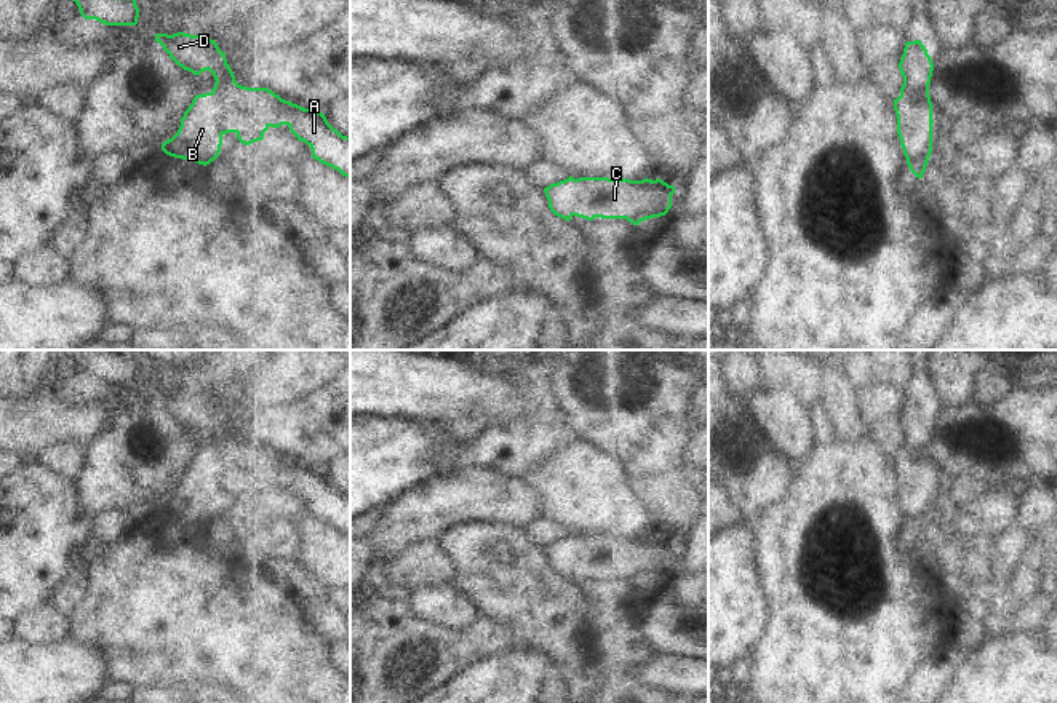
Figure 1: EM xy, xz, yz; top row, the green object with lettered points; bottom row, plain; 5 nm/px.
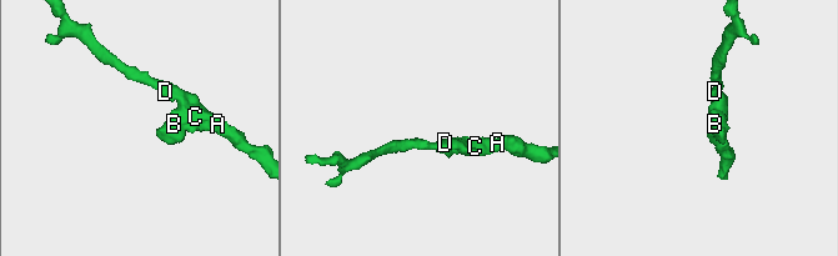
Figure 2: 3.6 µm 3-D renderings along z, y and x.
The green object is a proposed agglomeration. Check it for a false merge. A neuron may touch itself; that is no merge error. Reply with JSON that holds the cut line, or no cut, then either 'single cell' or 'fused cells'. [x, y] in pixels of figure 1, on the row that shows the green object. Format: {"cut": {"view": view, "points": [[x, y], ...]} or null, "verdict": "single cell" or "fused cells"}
{"cut": null, "verdict": "single cell"}

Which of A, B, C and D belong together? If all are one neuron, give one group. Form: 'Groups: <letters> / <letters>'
Groups: A B C D

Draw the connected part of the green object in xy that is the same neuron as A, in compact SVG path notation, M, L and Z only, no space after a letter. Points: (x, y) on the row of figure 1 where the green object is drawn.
M157 34L155 42L184 70L209 70L216 80L211 93L193 97L177 133L162 144L166 155L206 166L219 157L224 134L235 133L249 145L262 141L270 126L288 125L312 149L312 158L350 179L350 137L334 129L325 113L285 101L269 88L238 85L225 53L208 37Z

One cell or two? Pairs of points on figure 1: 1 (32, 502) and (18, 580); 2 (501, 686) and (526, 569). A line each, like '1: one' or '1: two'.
1: one
2: two

